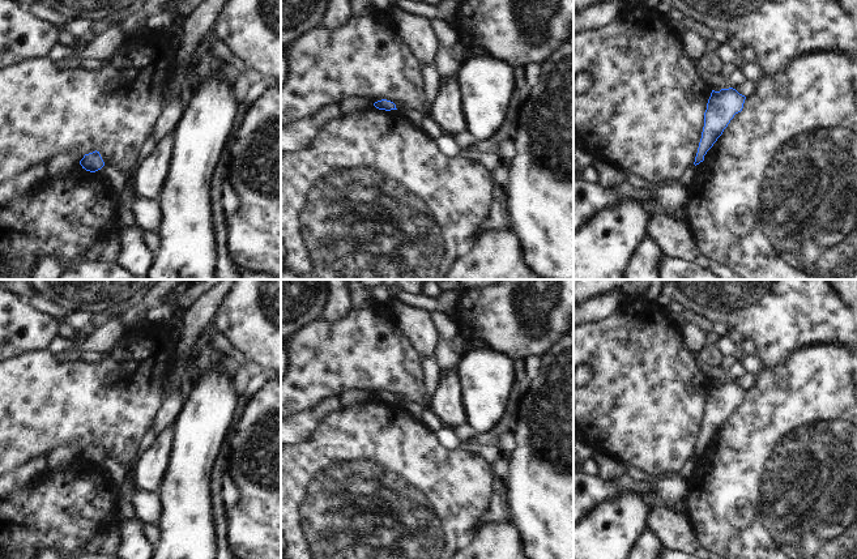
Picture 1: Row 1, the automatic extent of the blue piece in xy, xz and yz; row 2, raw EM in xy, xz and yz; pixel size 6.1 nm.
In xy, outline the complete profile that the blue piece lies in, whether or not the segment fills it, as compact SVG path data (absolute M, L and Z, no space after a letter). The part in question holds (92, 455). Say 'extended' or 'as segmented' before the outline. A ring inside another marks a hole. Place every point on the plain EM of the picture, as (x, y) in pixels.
as segmented; M95 443L93 445L85 447L84 451L80 453L80 457L86 464L95 465L105 458L105 455L99 444Z

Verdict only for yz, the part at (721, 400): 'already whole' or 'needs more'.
already whole

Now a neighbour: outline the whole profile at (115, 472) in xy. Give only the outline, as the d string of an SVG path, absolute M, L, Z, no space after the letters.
M105 457L101 462L98 462L98 466L115 485L123 486L125 483L125 478L128 477L128 468L123 466L118 461Z

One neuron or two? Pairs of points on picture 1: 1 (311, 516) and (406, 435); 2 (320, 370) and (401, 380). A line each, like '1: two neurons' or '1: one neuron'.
1: one neuron
2: one neuron

